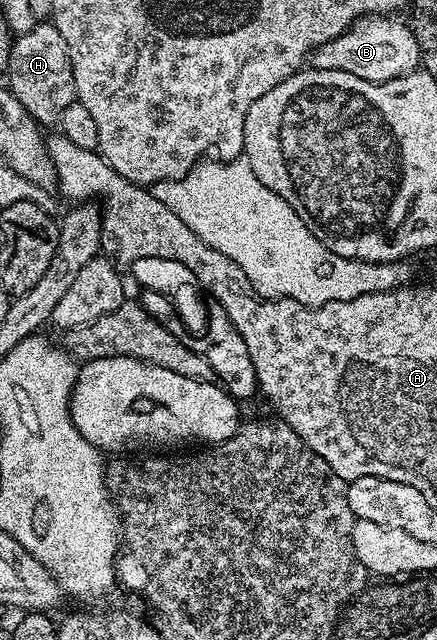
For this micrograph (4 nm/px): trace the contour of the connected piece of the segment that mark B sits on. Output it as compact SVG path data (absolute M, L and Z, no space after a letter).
M365 16L357 18L347 30L334 40L317 46L310 55L310 62L317 70L350 72L371 82L385 82L401 78L421 65L418 40L411 25L395 22L392 16Z

